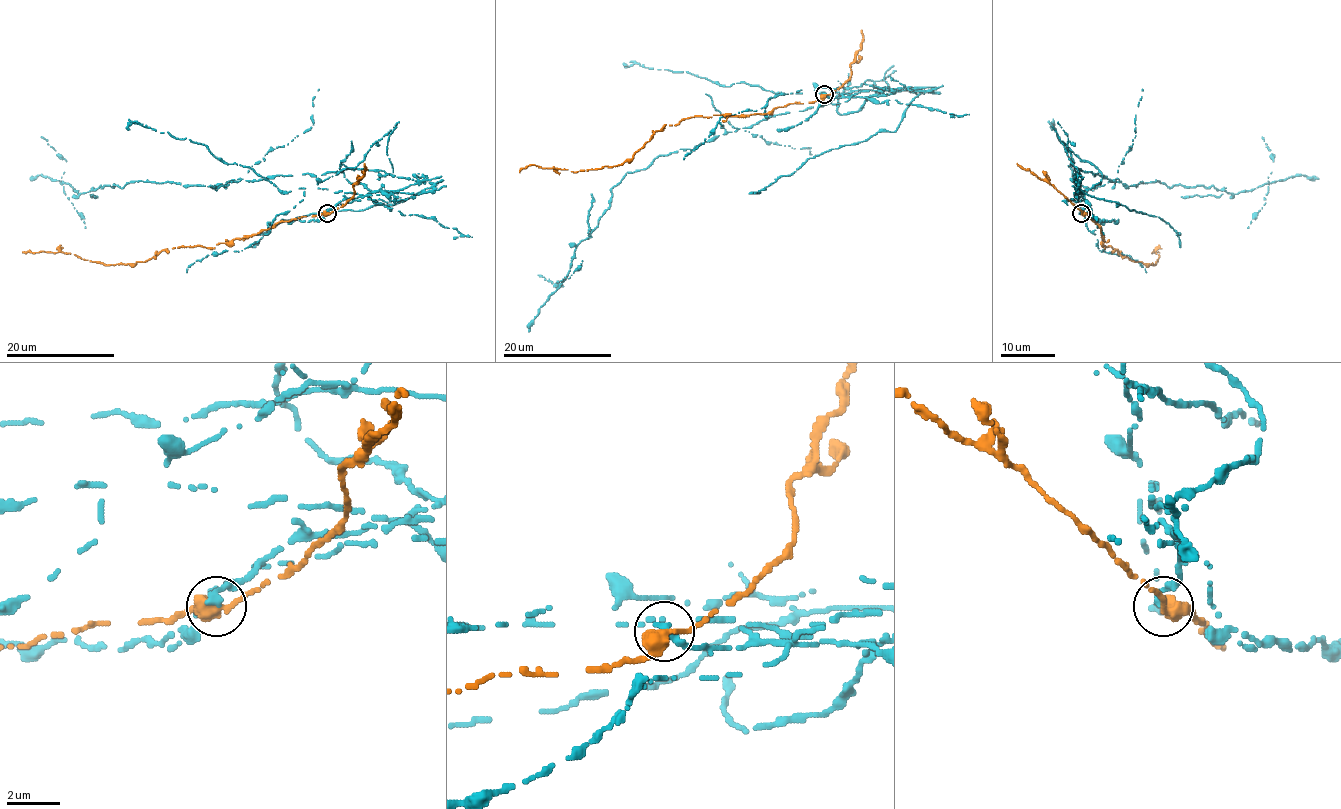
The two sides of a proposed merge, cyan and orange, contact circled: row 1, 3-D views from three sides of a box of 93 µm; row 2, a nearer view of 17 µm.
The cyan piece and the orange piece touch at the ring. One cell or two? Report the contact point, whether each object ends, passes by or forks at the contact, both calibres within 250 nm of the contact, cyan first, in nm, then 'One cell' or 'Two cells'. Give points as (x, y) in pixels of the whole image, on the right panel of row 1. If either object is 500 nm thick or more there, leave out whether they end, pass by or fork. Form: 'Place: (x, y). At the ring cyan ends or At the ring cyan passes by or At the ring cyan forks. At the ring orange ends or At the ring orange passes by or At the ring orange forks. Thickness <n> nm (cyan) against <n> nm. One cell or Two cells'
Place: (1081, 213). At the ring cyan ends. At the ring orange passes by. Thickness 280 nm (cyan) against 400 nm. Two cells

